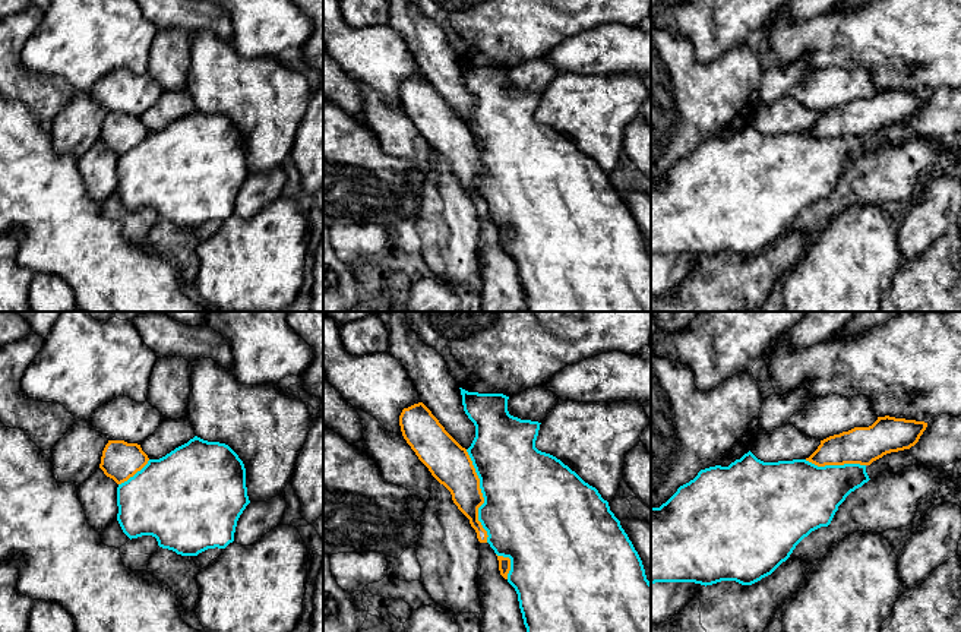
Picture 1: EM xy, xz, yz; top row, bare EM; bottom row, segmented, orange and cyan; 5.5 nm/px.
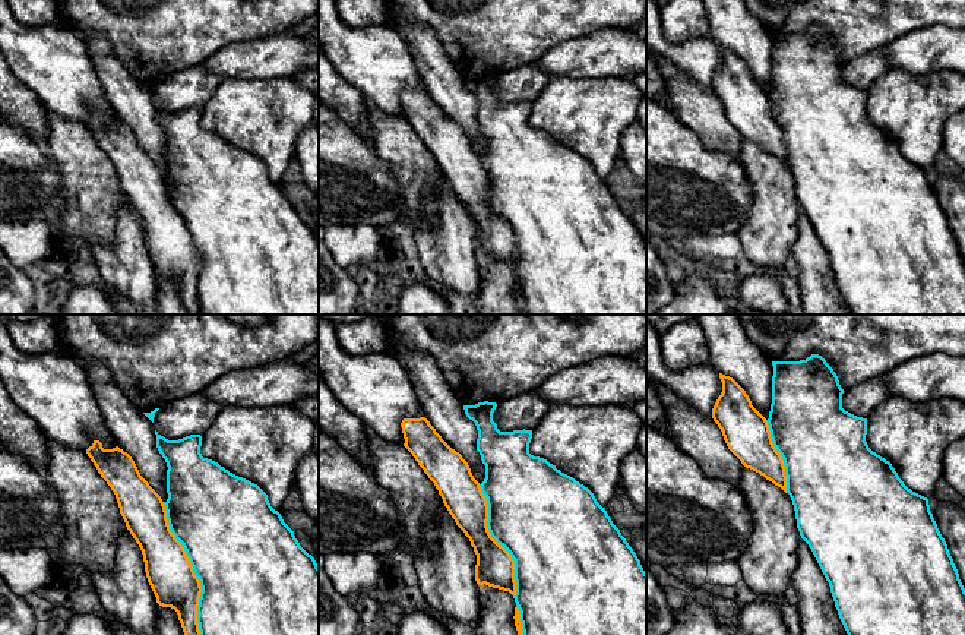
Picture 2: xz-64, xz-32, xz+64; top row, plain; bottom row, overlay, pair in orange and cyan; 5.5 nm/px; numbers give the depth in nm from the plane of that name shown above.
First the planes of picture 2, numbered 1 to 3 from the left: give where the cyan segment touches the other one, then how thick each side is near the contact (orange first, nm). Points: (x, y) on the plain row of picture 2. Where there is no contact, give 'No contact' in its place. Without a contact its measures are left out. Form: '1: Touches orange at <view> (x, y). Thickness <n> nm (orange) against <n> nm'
1: Touches orange at xz-64 (193, 245). Thickness 260 nm (orange) against 480 nm
2: Touches orange at xz-32 (496, 214). Thickness 220 nm (orange) against 480 nm
3: Touches orange at xz+64 (781, 129). Thickness 260 nm (orange) against 480 nm

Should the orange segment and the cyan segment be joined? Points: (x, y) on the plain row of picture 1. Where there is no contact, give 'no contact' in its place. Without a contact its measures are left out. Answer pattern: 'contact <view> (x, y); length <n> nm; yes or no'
contact xz (481, 168); length 550 nm; yes

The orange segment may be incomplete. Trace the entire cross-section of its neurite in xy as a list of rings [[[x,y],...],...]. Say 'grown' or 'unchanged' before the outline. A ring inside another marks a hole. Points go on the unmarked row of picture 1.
grown; [[[197,108],[159,132],[149,132],[137,116],[108,113],[99,140],[117,159],[117,193],[132,212],[152,208],[158,218],[181,228],[197,228],[208,221],[225,221],[234,214],[237,193],[250,176],[246,140],[225,116]]]

